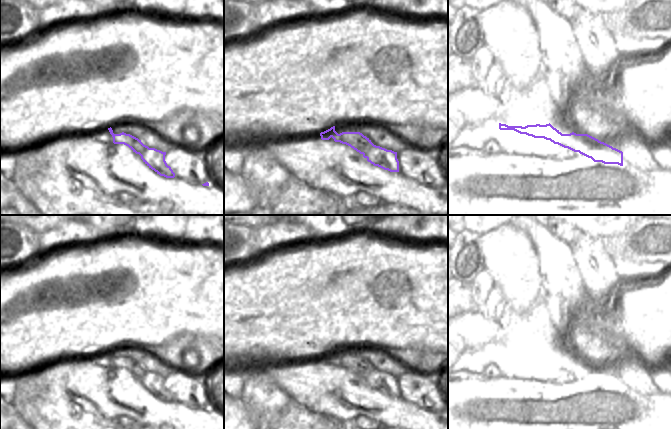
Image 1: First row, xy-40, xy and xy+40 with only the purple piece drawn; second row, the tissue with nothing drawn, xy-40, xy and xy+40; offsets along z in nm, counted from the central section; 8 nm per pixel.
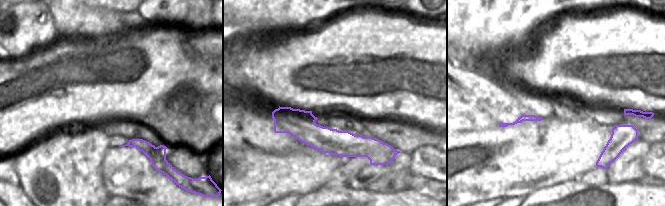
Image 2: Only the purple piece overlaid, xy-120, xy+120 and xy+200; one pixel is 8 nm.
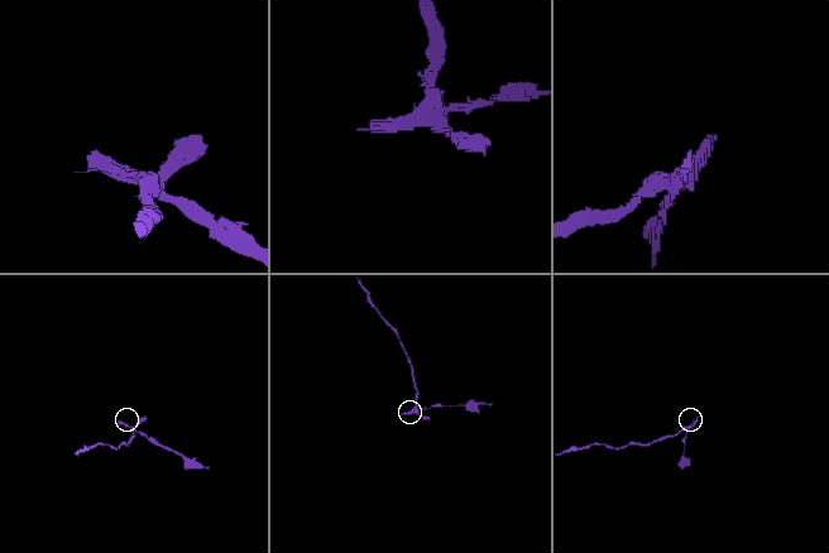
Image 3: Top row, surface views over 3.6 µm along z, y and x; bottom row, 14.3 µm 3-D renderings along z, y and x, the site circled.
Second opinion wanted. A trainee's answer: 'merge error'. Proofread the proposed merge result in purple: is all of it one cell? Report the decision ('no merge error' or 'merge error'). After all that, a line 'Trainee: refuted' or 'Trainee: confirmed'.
merge error
Trainee: confirmed

